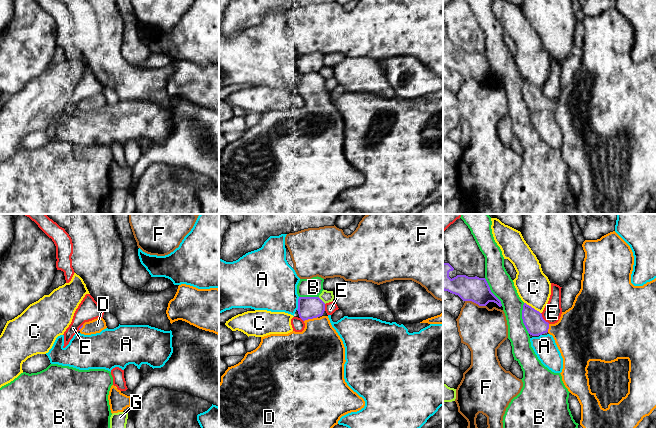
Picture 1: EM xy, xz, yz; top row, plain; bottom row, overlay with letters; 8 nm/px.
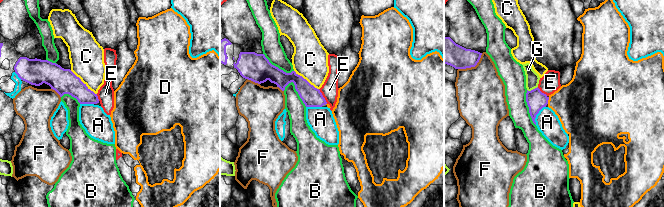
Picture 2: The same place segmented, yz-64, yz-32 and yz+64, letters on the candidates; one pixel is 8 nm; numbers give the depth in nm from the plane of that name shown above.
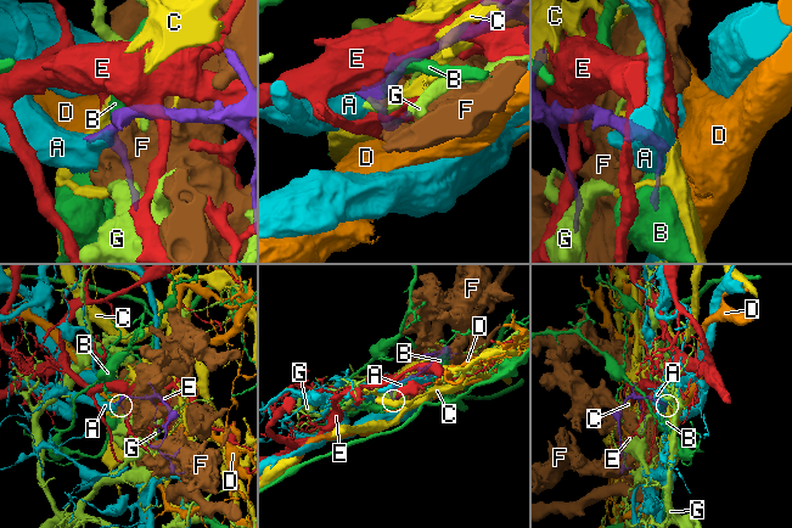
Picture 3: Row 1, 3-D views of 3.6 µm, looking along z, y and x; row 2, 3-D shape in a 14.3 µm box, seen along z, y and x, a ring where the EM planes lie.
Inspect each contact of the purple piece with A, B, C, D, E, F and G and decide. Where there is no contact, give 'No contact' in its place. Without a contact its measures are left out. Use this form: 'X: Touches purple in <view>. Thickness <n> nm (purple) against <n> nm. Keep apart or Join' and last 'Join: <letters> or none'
A: Touches purple in xz. Thickness 180 nm (purple) against 400 nm. Keep apart
B: Touches purple in yz. Thickness 160 nm (purple) against 160 nm. Keep apart
C: Touches purple in yz. Thickness 160 nm (purple) against 280 nm. Keep apart
D: Touches purple in xz. Thickness 180 nm (purple) against 380 nm. Join
E: Touches purple in yz. Thickness 160 nm (purple) against 150 nm. Keep apart
F: Touches purple in yz. Thickness 200 nm (purple) against 360 nm. Keep apart
G: Touches purple in xz. Thickness 180 nm (purple) against 100 nm. Keep apart
Join: D

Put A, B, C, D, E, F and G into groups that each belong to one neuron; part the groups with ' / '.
A / B / C / D / E / F / G

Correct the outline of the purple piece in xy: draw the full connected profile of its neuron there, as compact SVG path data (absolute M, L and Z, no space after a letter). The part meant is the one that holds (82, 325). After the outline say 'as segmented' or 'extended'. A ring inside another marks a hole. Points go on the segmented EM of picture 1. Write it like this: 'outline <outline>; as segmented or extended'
outline M97 318L89 322L85 322L80 328L79 331L84 335L91 335L100 333L102 330L106 329L106 322L103 318Z; extended

